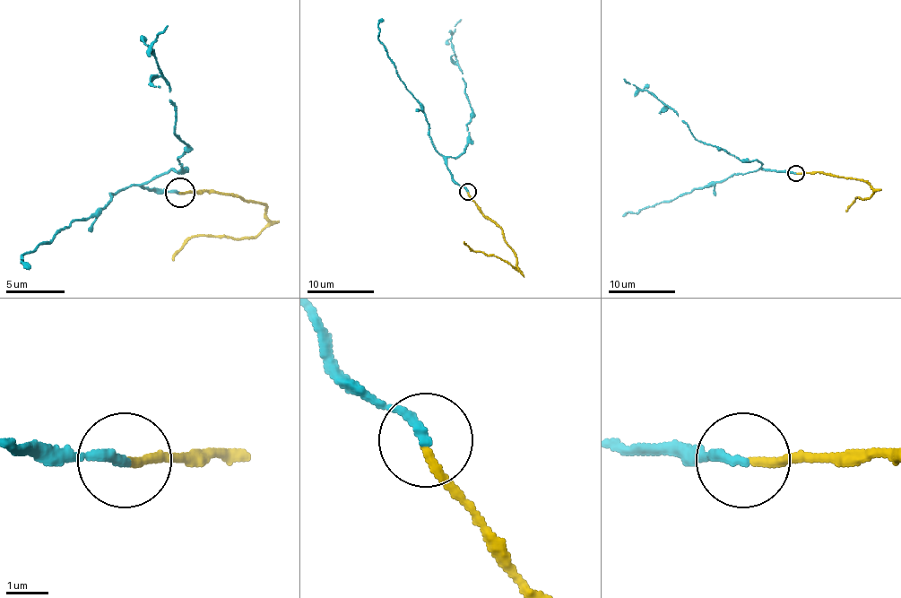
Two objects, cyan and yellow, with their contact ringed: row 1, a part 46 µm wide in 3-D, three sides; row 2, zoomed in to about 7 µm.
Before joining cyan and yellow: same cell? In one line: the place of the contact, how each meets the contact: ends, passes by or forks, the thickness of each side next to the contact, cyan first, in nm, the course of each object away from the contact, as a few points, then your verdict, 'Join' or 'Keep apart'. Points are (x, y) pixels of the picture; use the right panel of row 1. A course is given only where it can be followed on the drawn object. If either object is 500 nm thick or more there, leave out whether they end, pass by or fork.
Place: (795, 173). At the ring cyan ends. At the ring yellow ends. Thickness 240 nm (cyan) against 200 nm. Course of cyan: (795, 173), (764, 170), (755, 160), (740, 160), (700, 142), (677, 113), (646, 90), (638, 90), (623, 78). Course of yellow: (797, 173), (817, 172), (863, 180), (872, 190), (867, 198), (855, 196), (845, 212). Join

